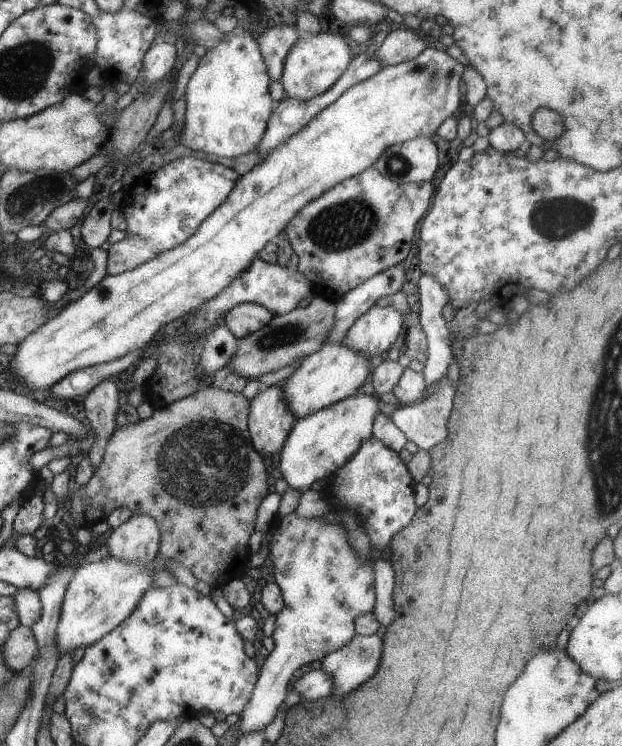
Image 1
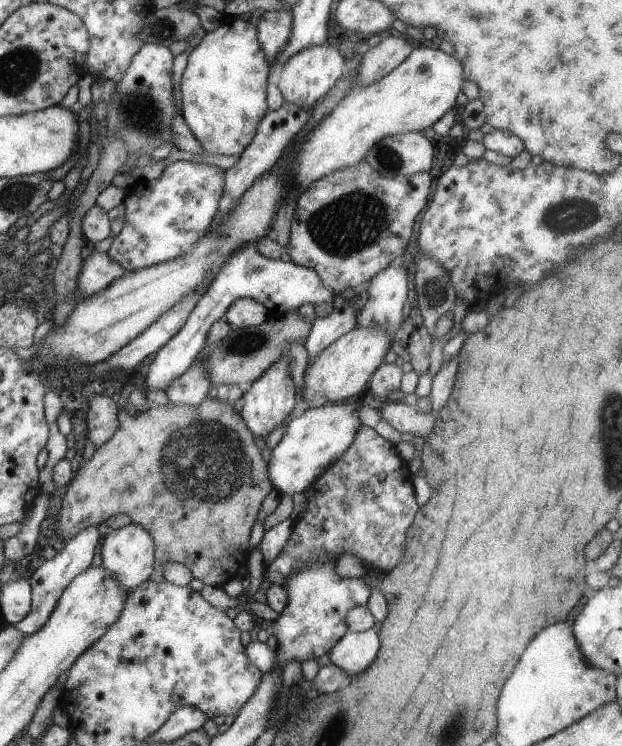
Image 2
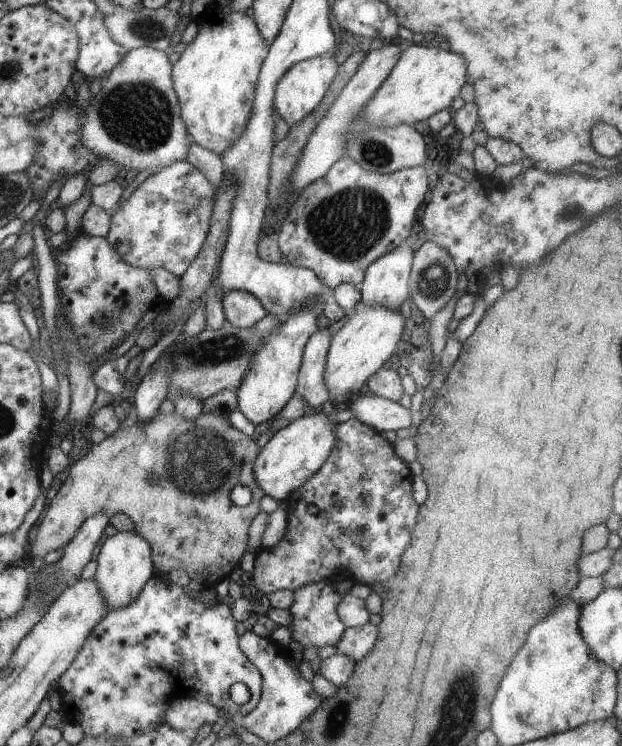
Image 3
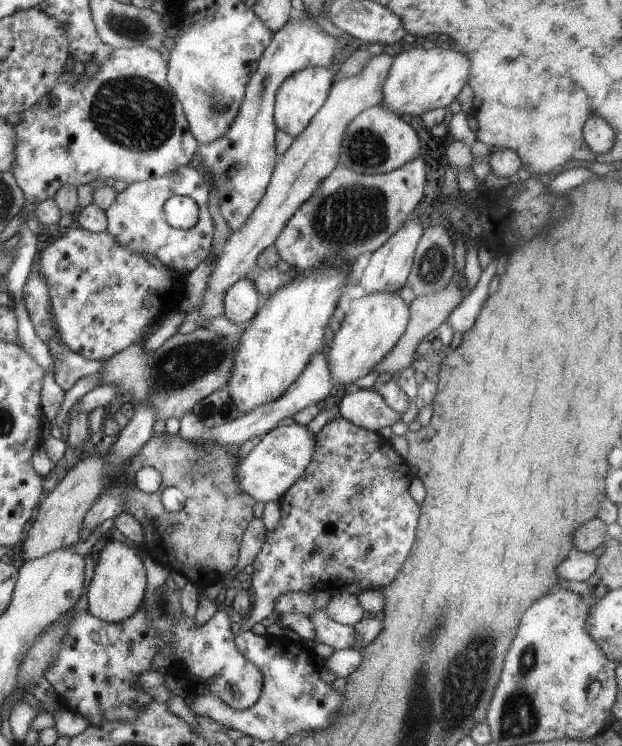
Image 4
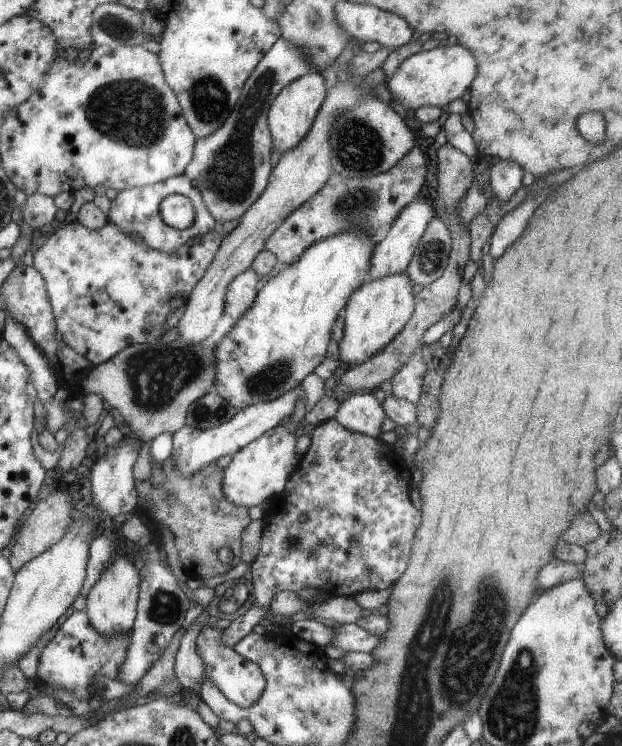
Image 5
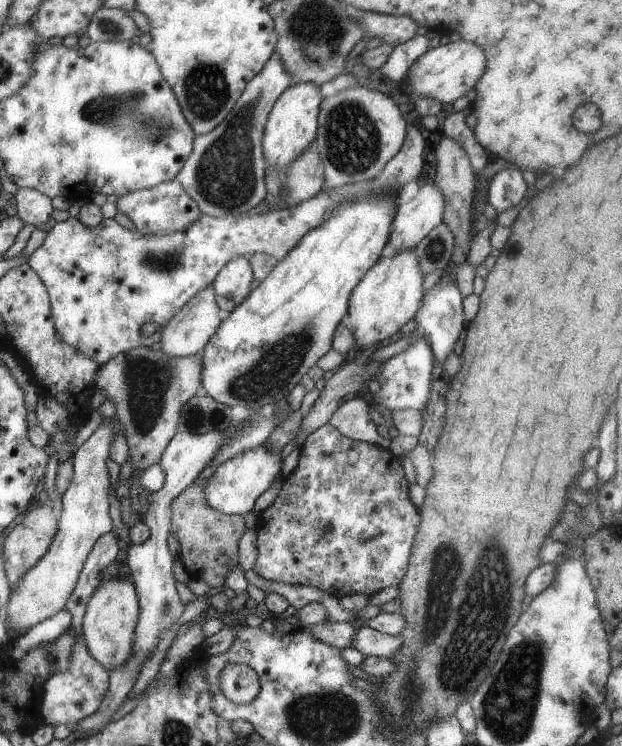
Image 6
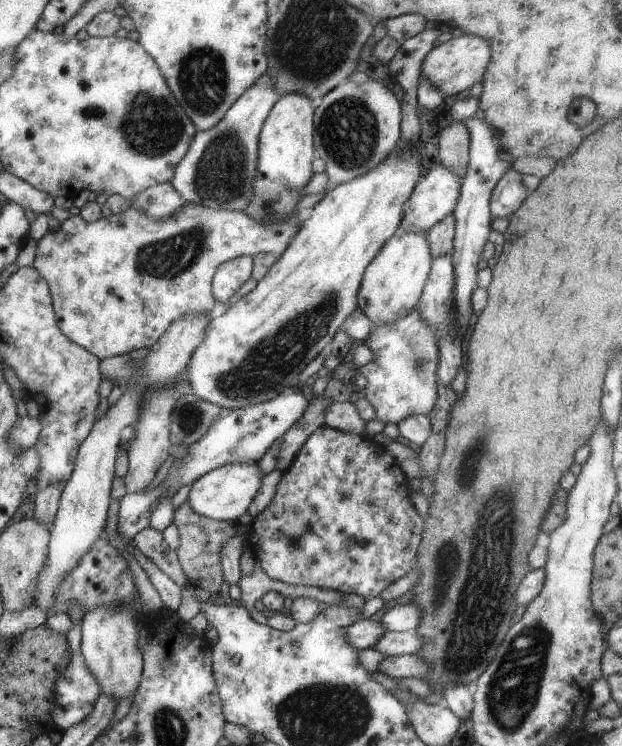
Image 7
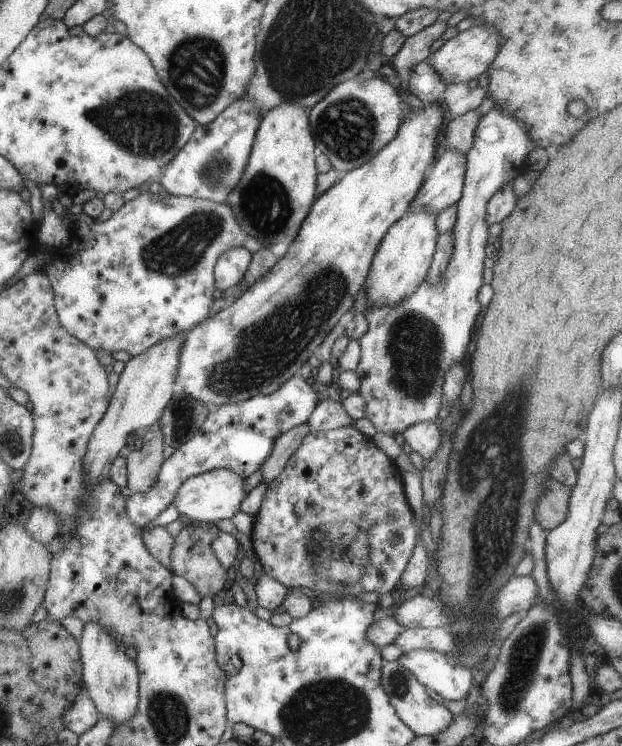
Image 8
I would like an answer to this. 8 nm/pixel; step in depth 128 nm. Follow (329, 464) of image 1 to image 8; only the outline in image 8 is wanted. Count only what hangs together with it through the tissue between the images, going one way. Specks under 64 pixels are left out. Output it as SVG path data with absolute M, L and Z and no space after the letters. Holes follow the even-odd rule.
M212 469L183 480L175 496L173 505L179 515L191 522L213 523L222 519L231 519L238 511L240 502L245 498L243 479L229 470Z

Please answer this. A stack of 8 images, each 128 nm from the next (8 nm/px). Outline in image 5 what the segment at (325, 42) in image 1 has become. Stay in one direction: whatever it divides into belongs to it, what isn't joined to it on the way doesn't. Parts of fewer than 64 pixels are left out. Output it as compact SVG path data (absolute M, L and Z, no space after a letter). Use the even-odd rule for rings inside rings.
M307 72L304 76L287 84L273 100L267 112L267 130L270 136L270 150L283 154L303 140L326 96L325 80L318 72Z

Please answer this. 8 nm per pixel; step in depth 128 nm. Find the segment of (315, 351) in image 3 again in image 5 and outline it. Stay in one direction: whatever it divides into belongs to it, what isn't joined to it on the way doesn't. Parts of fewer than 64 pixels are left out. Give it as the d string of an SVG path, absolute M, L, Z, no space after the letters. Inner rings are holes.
M300 385L291 388L287 394L275 398L269 402L261 402L247 406L246 408L236 410L236 414L223 424L219 424L217 427L197 430L191 429L187 426L181 426L175 433L172 434L171 440L173 444L171 446L171 464L177 468L177 472L187 478L201 470L203 466L207 466L209 462L216 461L218 458L225 455L233 455L237 450L243 448L247 444L250 444L253 440L256 440L263 432L274 428L280 423L290 417L294 412L295 402L297 400L305 399L305 392L303 392Z

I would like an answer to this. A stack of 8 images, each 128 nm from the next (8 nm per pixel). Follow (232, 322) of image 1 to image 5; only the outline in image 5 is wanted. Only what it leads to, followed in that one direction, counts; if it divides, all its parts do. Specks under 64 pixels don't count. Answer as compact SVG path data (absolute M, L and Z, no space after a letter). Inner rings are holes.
M251 268L243 270L237 274L230 284L225 288L225 299L222 314L229 316L233 320L238 320L239 316L251 306L257 293L257 274Z

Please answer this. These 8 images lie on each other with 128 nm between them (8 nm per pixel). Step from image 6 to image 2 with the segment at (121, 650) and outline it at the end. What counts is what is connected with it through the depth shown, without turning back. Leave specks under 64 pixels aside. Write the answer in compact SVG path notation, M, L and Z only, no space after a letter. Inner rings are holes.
M129 523L112 530L103 538L99 554L102 558L100 565L116 578L120 589L127 592L149 578L154 561L154 542L151 535L141 525Z

